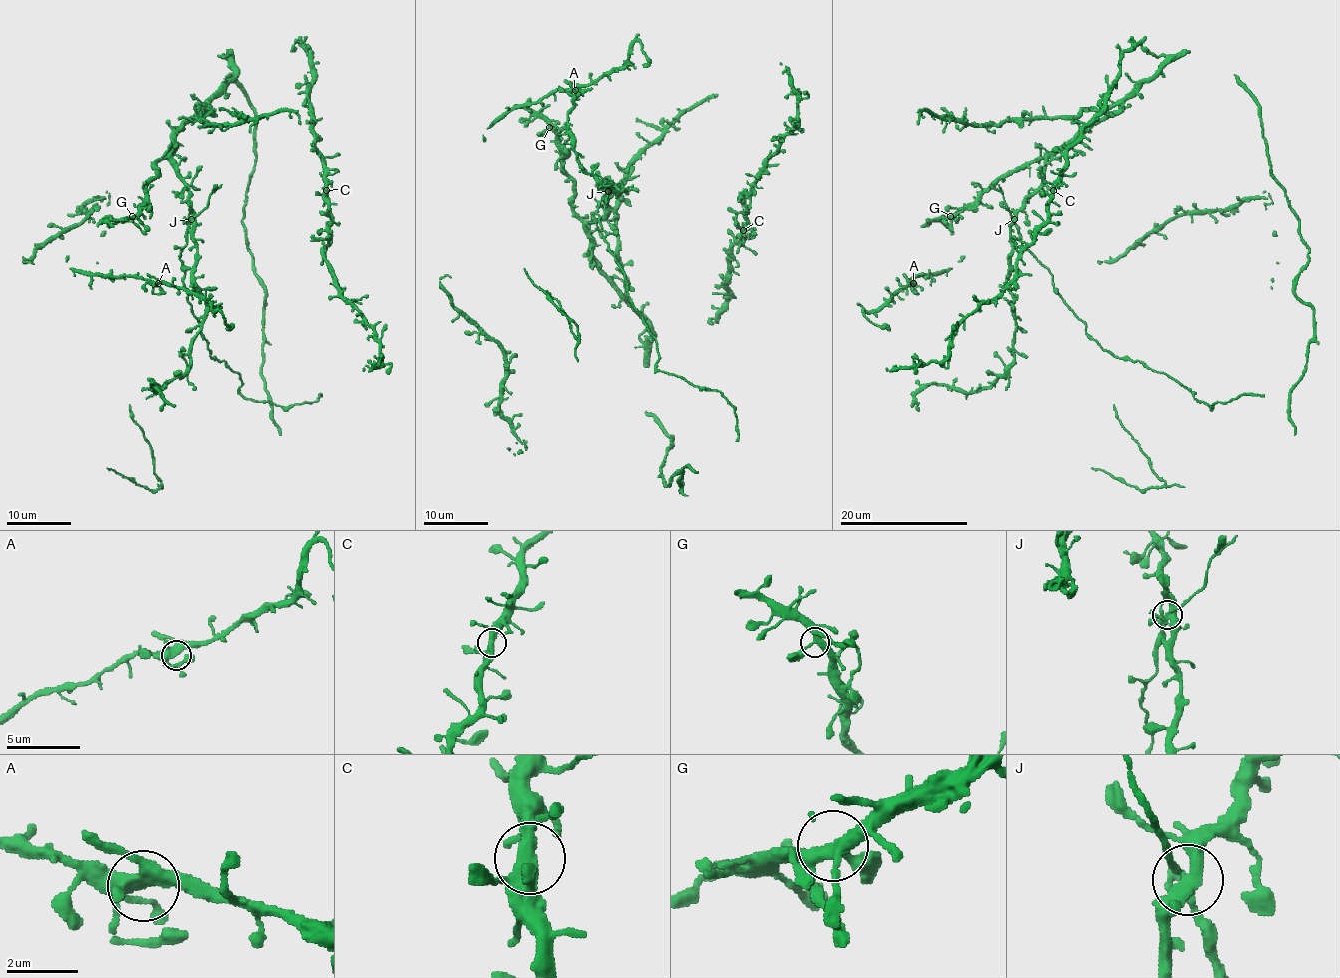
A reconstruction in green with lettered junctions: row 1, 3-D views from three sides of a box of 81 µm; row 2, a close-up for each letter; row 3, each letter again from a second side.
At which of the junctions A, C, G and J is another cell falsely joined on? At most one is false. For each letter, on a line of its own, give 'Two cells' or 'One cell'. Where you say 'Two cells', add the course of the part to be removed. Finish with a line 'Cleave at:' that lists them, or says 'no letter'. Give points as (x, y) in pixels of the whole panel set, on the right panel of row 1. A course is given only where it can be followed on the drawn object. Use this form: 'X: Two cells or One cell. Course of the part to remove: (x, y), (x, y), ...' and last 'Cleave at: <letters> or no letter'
A: One cell
C: One cell
G: One cell
J: One cell
Cleave at: no letter

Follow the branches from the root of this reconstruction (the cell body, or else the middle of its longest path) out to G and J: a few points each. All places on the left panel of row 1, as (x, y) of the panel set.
G: (195, 116), (177, 132), (170, 152), (156, 163), (156, 174), (146, 184), (146, 200), (132, 216)
J: (195, 116), (177, 132), (174, 150), (180, 160), (177, 176), (188, 192), (191, 219)

